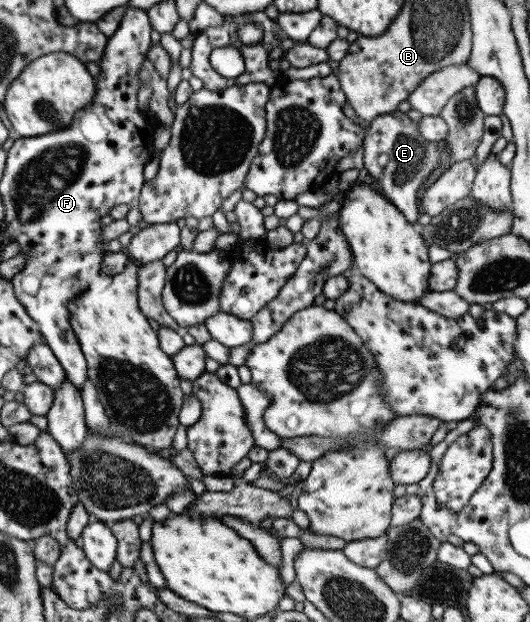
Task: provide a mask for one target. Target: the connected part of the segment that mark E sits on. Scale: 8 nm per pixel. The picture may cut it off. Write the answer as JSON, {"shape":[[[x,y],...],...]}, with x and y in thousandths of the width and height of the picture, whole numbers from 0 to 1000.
{"shape":[[[745,178],[738,183],[711,186],[704,193],[696,207],[687,217],[683,230],[683,248],[687,256],[687,268],[711,291],[721,310],[732,322],[753,334],[753,339],[768,350],[772,359],[783,362],[789,359],[791,342],[791,305],[808,294],[809,281],[832,267],[832,244],[836,241],[834,230],[817,228],[806,232],[804,223],[792,215],[789,198],[772,191],[770,185]]]}

